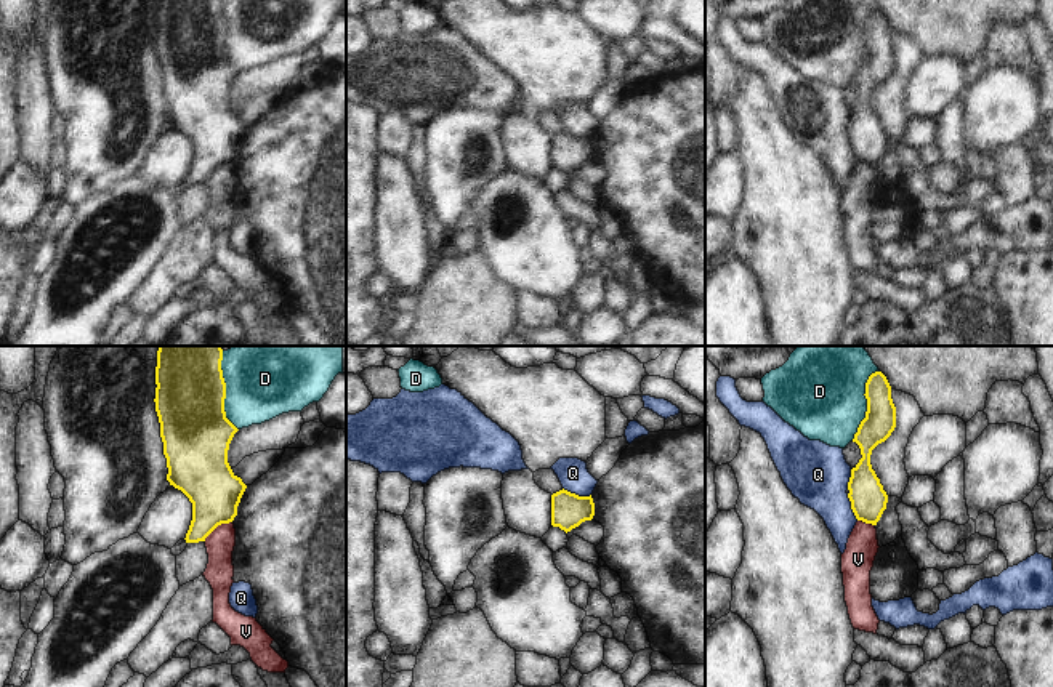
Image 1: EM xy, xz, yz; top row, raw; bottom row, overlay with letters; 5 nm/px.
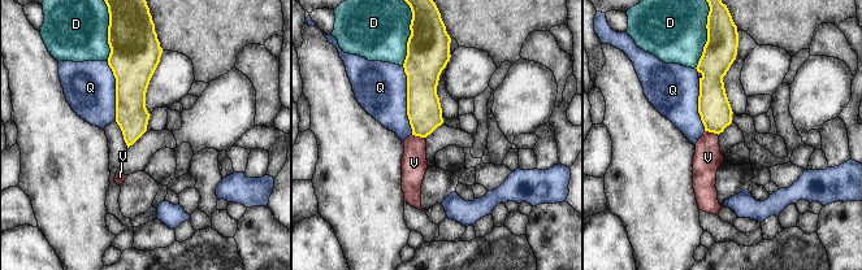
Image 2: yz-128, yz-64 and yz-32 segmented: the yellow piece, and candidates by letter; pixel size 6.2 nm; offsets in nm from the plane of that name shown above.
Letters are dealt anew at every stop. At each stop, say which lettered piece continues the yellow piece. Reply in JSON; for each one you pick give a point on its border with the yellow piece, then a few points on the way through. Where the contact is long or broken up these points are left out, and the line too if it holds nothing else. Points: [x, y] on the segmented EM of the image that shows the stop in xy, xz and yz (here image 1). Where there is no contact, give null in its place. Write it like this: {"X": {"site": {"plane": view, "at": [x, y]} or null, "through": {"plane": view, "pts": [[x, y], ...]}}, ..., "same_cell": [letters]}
{"same_cell": []}

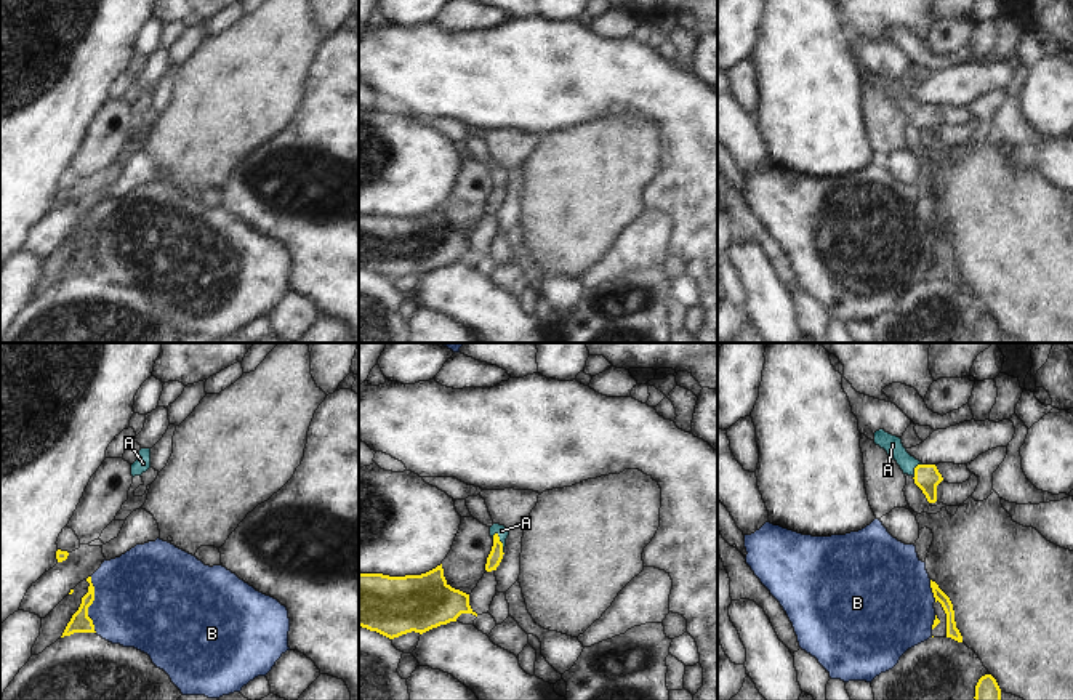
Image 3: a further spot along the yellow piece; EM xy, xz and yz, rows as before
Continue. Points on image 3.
{"A": {"site": {"plane": "xz", "at": [502, 543]}, "through": {"plane": "xz", "pts": [[495, 556], [502, 543], [502, 531]]}}, "same_cell": ["A"]}

